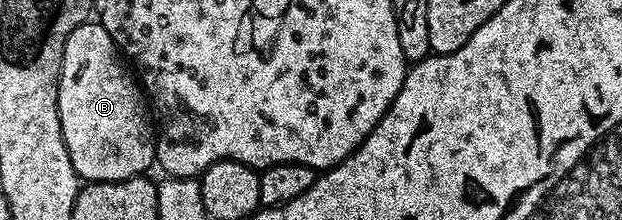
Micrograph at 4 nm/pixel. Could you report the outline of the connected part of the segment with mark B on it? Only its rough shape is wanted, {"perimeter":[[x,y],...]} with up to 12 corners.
{"perimeter":[[101,23],[64,43],[58,114],[83,182],[156,161],[144,90]]}

